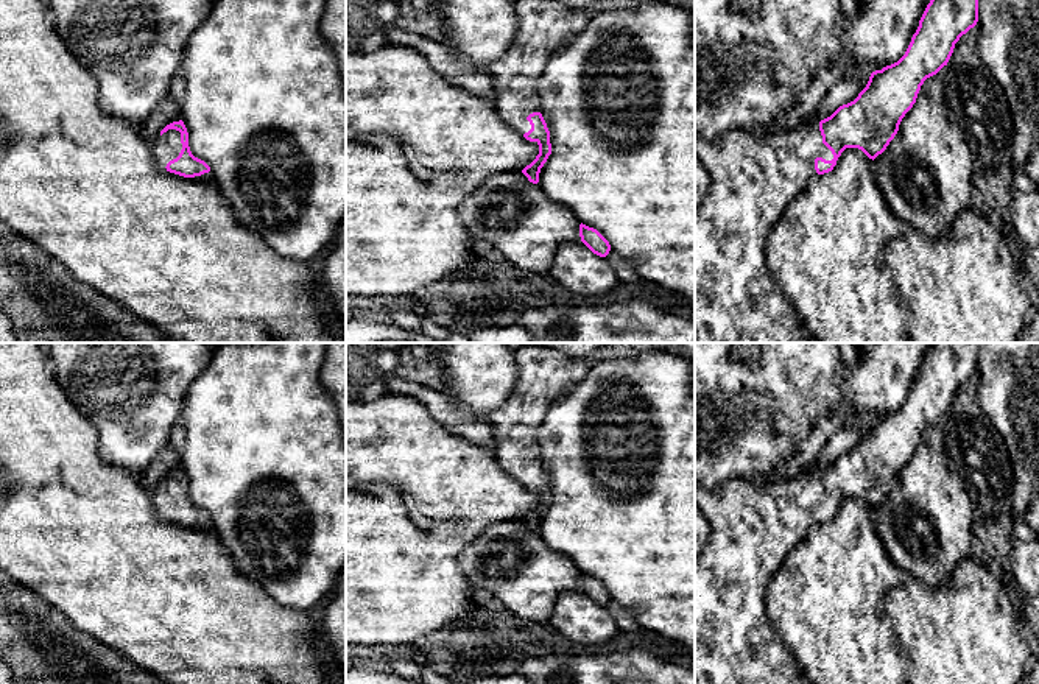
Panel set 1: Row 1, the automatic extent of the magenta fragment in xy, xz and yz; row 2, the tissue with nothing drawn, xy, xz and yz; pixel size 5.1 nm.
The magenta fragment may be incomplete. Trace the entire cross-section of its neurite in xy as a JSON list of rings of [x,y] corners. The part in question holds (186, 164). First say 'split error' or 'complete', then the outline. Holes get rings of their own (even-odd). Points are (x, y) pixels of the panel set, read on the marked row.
split error; [[[182,120],[167,125],[153,142],[156,164],[170,173],[215,182],[210,167],[195,157],[188,146],[188,132]]]

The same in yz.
split error; [[[930,0],[905,55],[897,62],[872,72],[858,97],[840,106],[830,117],[802,123],[768,139],[745,129],[726,132],[717,142],[695,134],[695,156],[710,175],[709,192],[695,210],[695,343],[802,343],[799,337],[802,319],[768,266],[770,234],[790,203],[816,175],[832,171],[846,148],[858,148],[872,160],[886,150],[902,118],[916,103],[924,81],[947,65],[955,44],[977,22],[978,0]]]

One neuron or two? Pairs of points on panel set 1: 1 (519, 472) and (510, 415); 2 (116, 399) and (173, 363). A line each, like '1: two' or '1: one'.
1: one
2: one

